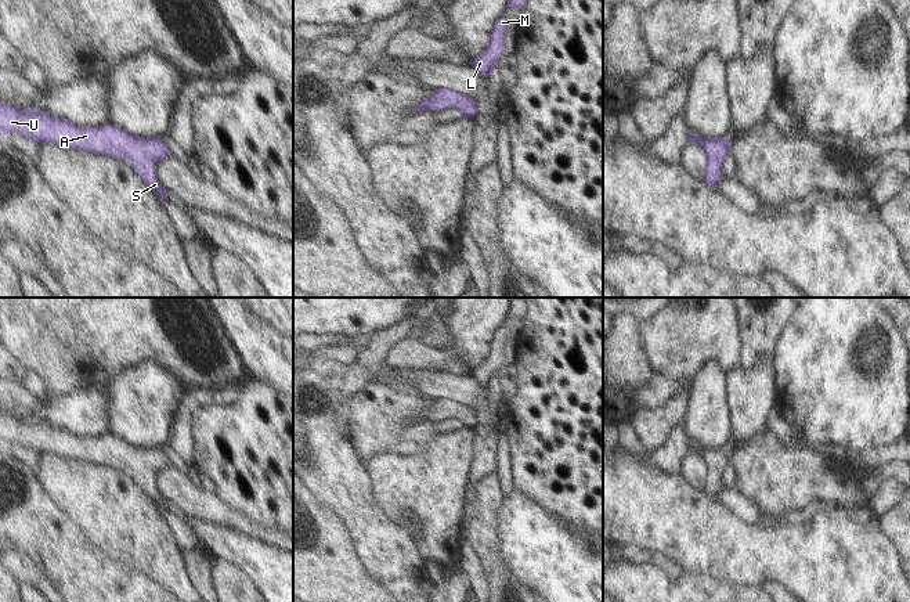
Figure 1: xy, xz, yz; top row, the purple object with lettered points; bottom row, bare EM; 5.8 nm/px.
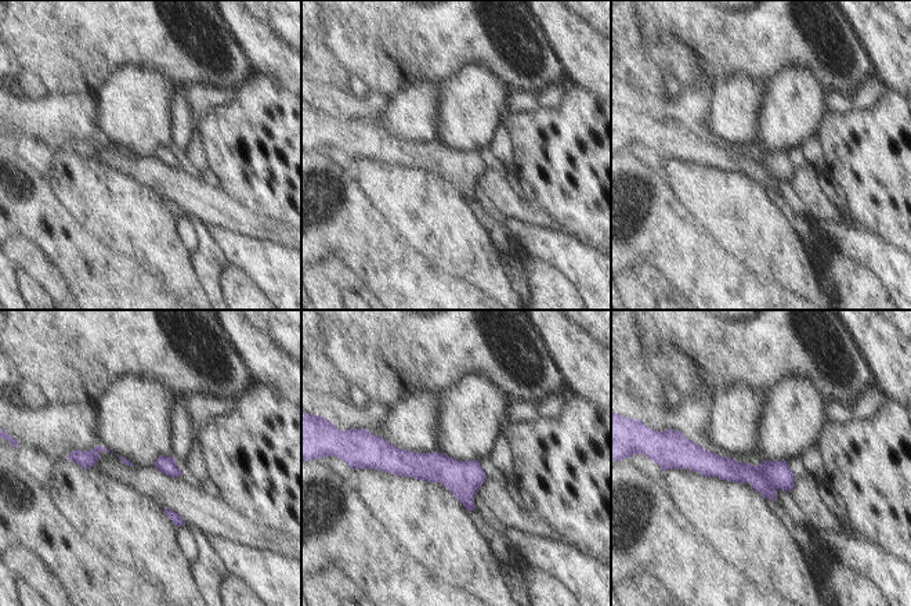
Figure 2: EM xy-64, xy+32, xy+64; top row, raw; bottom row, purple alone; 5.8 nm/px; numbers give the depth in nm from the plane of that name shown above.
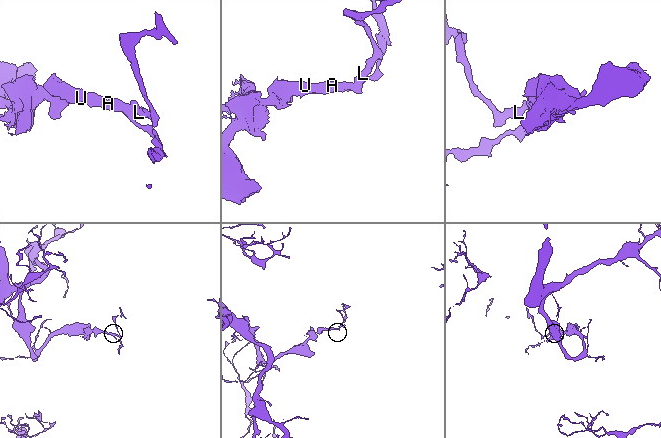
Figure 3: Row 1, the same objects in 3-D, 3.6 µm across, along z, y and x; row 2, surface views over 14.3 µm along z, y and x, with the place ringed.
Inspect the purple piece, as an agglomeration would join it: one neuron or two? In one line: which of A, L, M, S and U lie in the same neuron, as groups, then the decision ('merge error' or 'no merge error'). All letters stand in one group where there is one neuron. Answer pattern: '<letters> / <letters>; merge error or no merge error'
A L M S U; no merge error

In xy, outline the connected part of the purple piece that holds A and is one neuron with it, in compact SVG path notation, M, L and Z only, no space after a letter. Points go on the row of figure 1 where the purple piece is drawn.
M0 102L0 136L19 133L39 144L71 147L83 152L122 158L162 199L167 191L156 177L155 163L170 155L162 137L142 138L116 125L80 127L37 109L19 109Z

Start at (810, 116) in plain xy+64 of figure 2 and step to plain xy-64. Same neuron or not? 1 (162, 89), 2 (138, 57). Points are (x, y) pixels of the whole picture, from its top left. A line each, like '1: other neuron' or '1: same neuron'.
1: same neuron
2: other neuron

